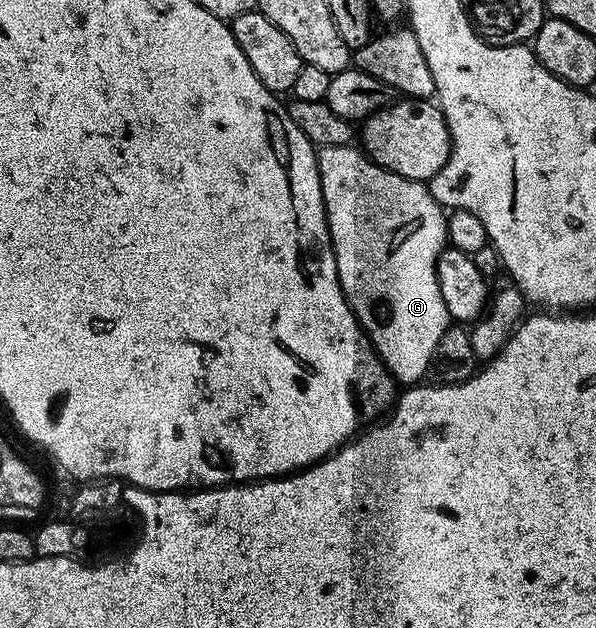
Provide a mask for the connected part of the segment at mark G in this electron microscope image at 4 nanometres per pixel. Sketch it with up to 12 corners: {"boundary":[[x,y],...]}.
{"boundary":[[321,146],[340,286],[395,381],[452,321],[429,187]]}

